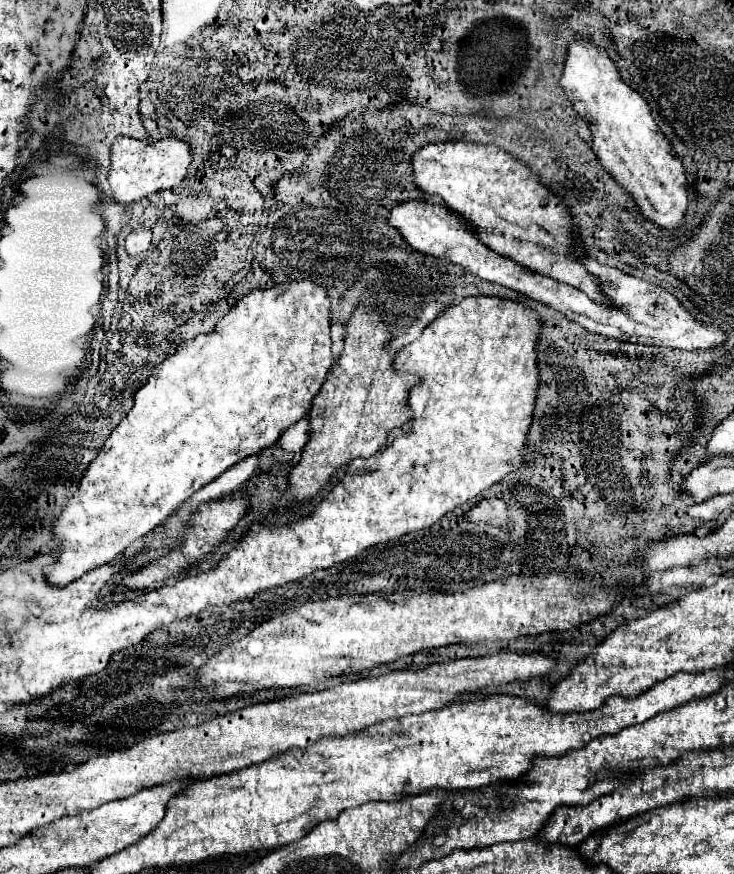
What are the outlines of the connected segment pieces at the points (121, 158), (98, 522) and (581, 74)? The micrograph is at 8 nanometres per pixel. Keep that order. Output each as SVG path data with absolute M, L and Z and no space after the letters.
M121 137L111 145L111 167L109 167L109 187L117 203L131 205L151 193L159 193L165 189L175 189L187 175L187 167L191 163L189 145L183 139L171 137L155 143L137 141L131 137Z
M289 281L289 283L275 285L271 289L257 289L257 291L249 293L247 297L243 297L237 303L237 307L233 307L229 311L229 315L225 315L215 325L215 329L211 333L197 335L195 339L181 343L171 357L167 357L163 363L159 363L155 367L155 371L151 373L151 377L147 379L147 383L135 393L135 405L133 405L133 409L113 429L111 437L103 445L103 451L87 467L83 479L79 481L77 493L67 501L61 517L53 525L53 537L59 537L61 539L61 545L57 547L57 551L61 555L59 555L57 563L51 567L51 573L49 573L51 583L69 585L75 579L79 579L83 573L109 563L111 559L115 559L117 555L121 555L135 539L139 539L139 537L151 533L155 527L159 527L167 517L171 517L179 509L181 503L185 503L203 485L207 485L209 481L217 479L223 471L227 471L231 465L235 465L243 457L255 455L255 453L259 453L259 451L263 451L267 447L273 447L277 443L277 439L281 437L283 431L287 431L293 423L297 423L299 419L303 419L307 415L307 411L311 409L311 401L317 395L317 391L321 389L321 385L323 385L323 381L325 381L325 377L327 377L327 373L331 371L331 365L333 365L331 337L329 337L329 325L331 325L329 305L331 305L329 303L329 295L317 283L313 283L313 281Z
M573 41L565 59L561 87L575 111L589 121L593 151L601 165L631 193L643 217L667 229L681 225L689 201L685 167L675 157L669 141L661 135L643 95L621 81L609 55L591 43Z

